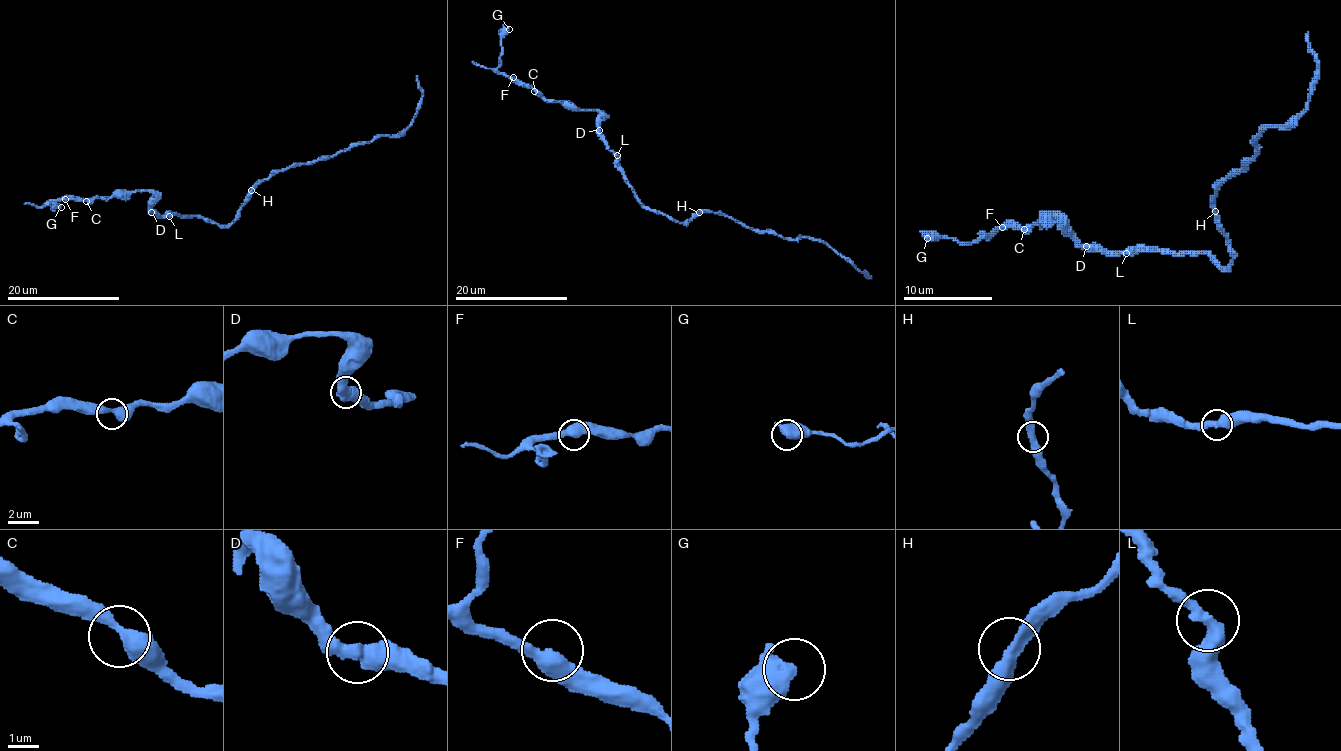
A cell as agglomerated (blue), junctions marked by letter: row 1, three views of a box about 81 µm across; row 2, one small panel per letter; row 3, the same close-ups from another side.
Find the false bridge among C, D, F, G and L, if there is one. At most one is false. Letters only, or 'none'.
none

